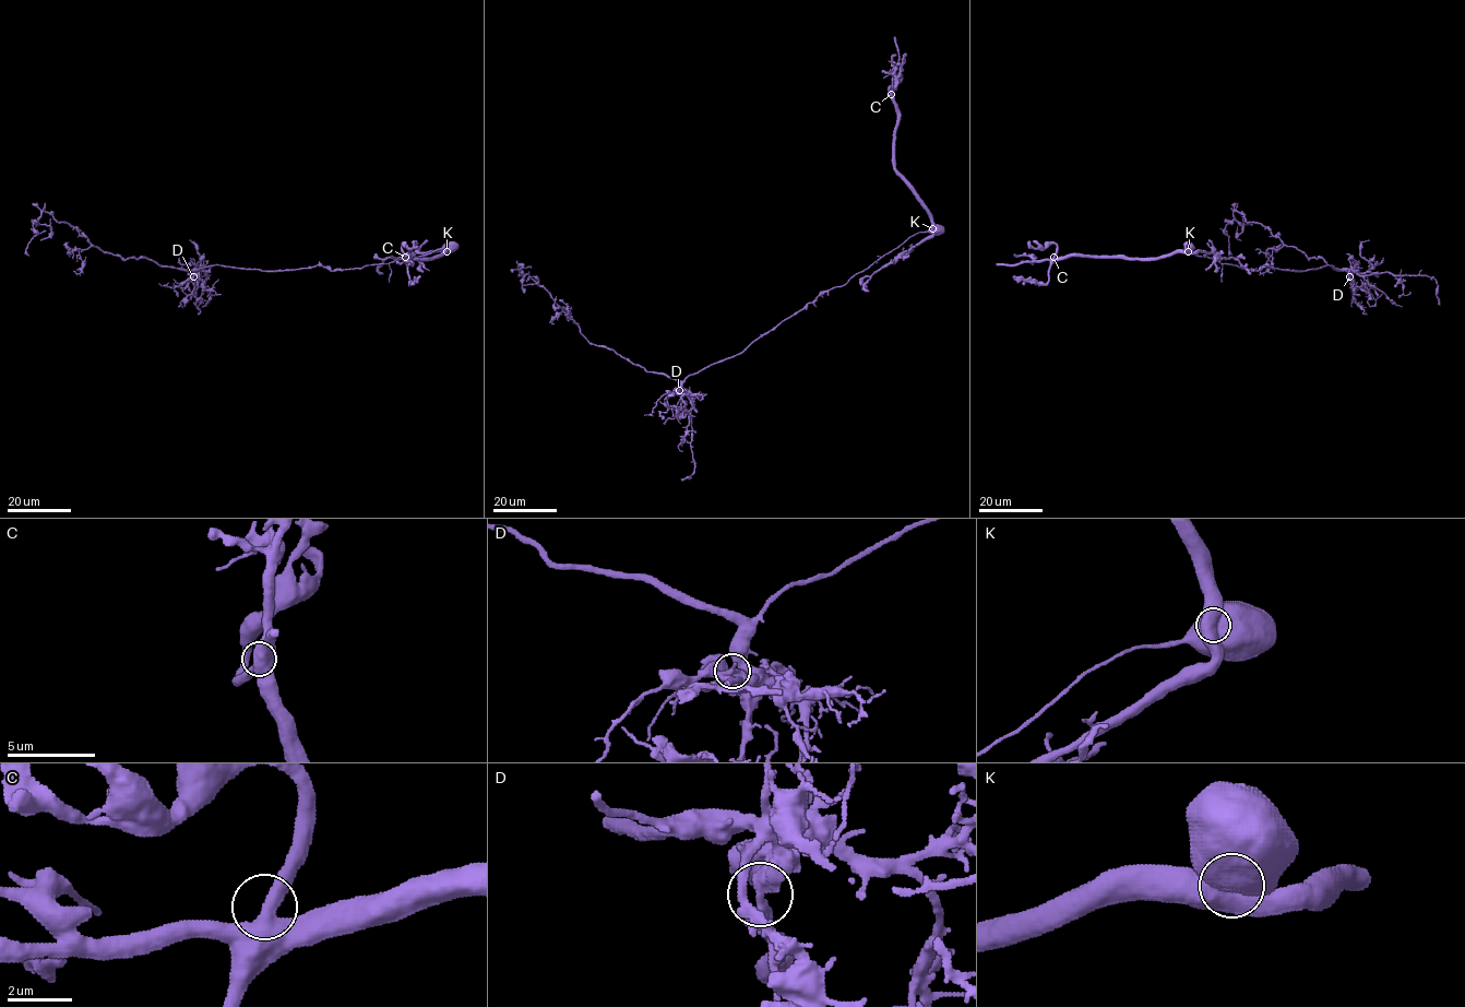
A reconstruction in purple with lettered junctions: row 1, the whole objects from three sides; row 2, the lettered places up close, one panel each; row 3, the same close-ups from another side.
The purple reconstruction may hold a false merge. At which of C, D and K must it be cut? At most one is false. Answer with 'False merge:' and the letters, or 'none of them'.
False merge: K

